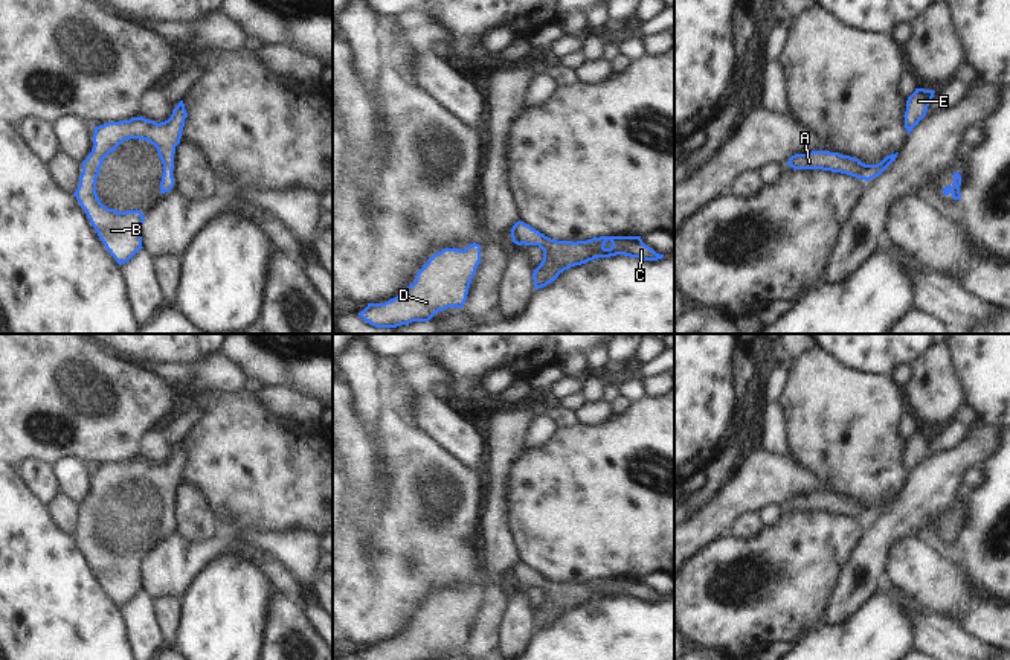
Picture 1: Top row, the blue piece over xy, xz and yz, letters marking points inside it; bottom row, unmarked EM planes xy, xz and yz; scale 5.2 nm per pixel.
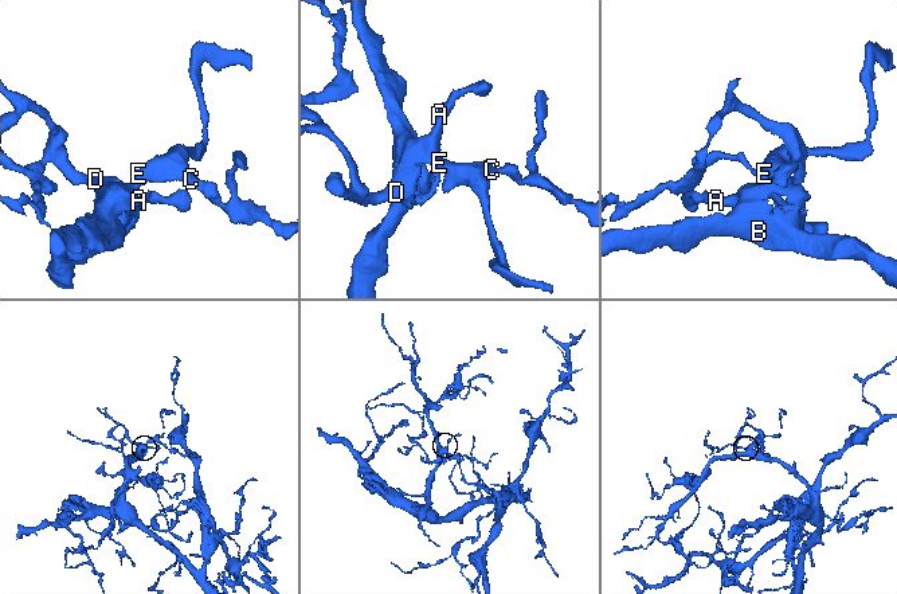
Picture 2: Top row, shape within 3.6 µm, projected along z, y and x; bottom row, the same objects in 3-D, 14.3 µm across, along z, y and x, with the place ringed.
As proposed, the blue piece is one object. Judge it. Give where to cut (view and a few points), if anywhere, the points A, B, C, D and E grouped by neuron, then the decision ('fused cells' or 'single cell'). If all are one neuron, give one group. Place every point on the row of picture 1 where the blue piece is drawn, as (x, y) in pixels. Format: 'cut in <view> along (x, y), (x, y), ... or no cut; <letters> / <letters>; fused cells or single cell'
no cut; A B C D E; single cell

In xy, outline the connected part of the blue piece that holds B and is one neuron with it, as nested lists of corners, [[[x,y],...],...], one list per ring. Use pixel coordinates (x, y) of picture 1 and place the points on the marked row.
[[[183,101],[174,108],[165,122],[154,122],[145,117],[108,122],[95,127],[93,149],[82,162],[79,186],[73,194],[85,210],[92,226],[98,232],[105,248],[119,265],[128,262],[142,247],[142,224],[145,216],[140,210],[117,212],[104,206],[96,194],[96,178],[104,159],[130,139],[148,140],[157,148],[163,163],[160,194],[169,192],[174,186],[174,154],[180,143],[188,113]]]

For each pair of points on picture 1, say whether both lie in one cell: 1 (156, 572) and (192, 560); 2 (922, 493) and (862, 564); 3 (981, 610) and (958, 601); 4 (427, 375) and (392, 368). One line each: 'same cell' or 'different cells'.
1: same cell
2: same cell
3: same cell
4: same cell

